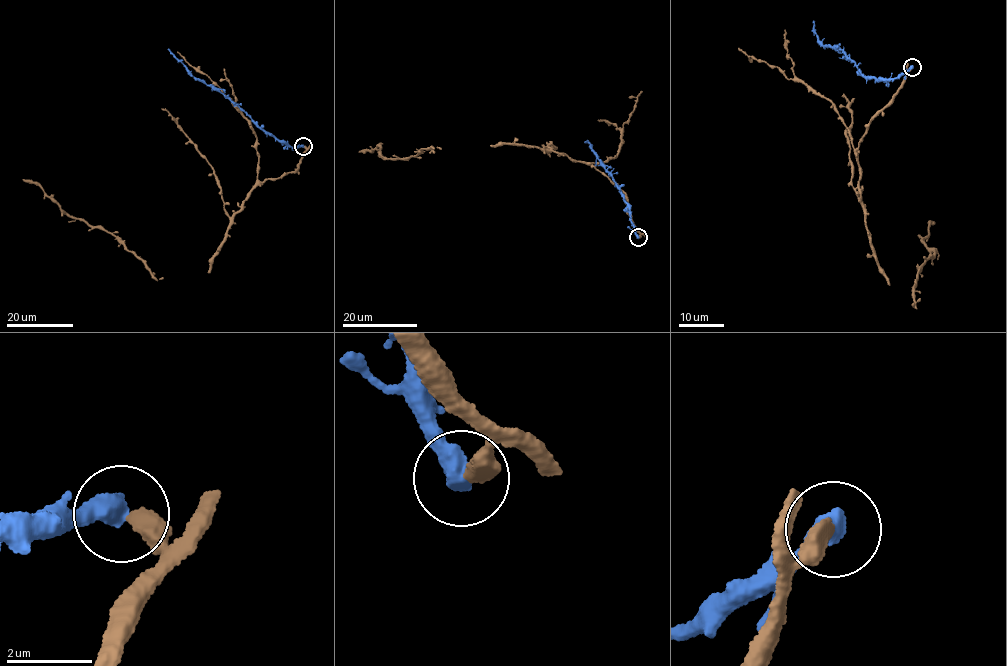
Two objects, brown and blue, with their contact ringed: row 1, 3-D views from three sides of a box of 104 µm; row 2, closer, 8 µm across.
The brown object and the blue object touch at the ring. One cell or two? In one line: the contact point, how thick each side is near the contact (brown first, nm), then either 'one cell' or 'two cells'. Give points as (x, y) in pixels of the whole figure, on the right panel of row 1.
place (912, 67); calibres 400 and 550 nm; two cells

